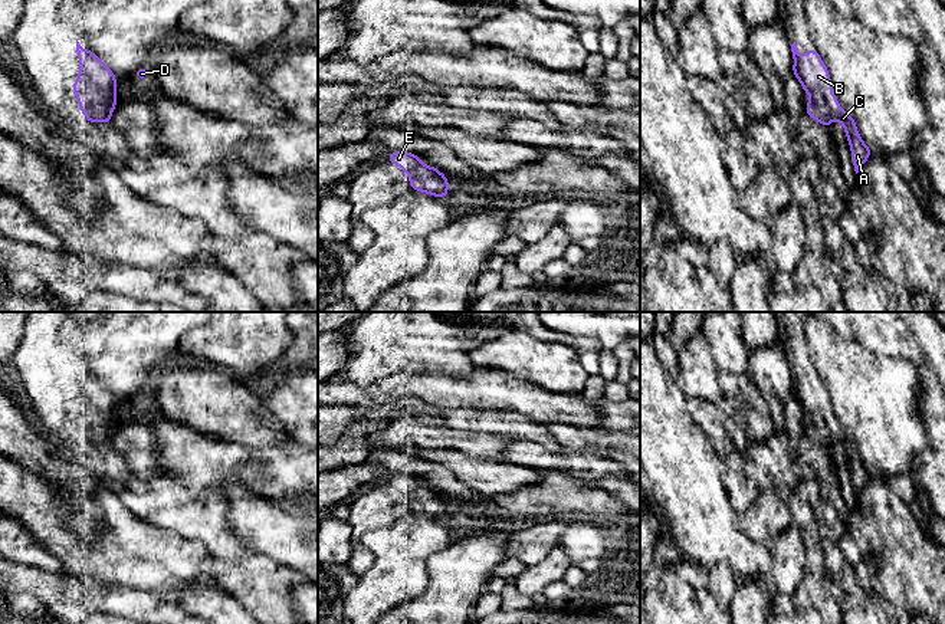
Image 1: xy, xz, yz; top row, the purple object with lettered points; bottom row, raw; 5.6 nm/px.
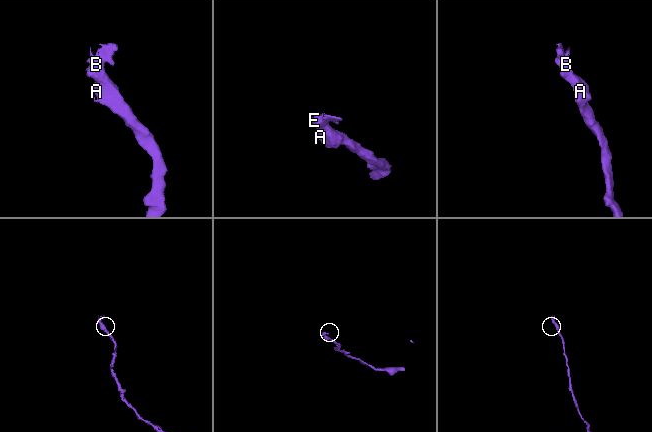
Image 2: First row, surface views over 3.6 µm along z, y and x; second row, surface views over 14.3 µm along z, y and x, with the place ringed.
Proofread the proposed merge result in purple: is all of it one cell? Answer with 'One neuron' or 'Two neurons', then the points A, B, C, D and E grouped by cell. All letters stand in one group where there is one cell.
One neuron. Groups: A B C D E

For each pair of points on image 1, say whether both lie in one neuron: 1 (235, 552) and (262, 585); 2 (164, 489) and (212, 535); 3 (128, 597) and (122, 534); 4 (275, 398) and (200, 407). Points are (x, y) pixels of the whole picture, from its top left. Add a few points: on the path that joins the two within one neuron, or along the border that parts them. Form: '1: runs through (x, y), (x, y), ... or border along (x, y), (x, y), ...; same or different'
1: border along (255, 554), (239, 560), (210, 557); different
2: runs through (176, 501), (200, 524); same
3: border along (110, 583), (151, 590), (160, 594); different
4: border along (258, 398), (259, 404), (279, 421), (281, 427); different

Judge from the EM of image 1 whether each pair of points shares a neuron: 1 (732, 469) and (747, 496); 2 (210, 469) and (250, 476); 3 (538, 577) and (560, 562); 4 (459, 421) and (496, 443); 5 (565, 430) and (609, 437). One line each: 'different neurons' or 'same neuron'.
1: same neuron
2: different neurons
3: same neuron
4: different neurons
5: same neuron

